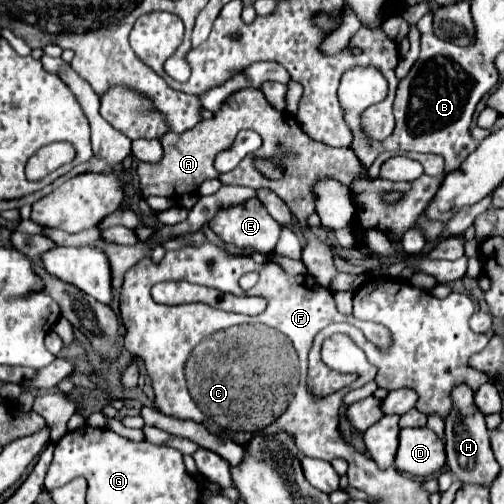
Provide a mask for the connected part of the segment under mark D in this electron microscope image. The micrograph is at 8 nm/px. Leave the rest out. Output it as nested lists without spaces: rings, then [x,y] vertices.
[[[406,428],[400,432],[396,468],[420,478],[432,476],[446,464],[444,442],[430,428]]]

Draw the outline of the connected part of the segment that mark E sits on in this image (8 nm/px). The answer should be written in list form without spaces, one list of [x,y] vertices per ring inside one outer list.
[[[260,200],[220,210],[208,226],[224,242],[238,248],[254,248],[262,254],[270,254],[276,248],[282,232],[282,226],[266,212]]]

